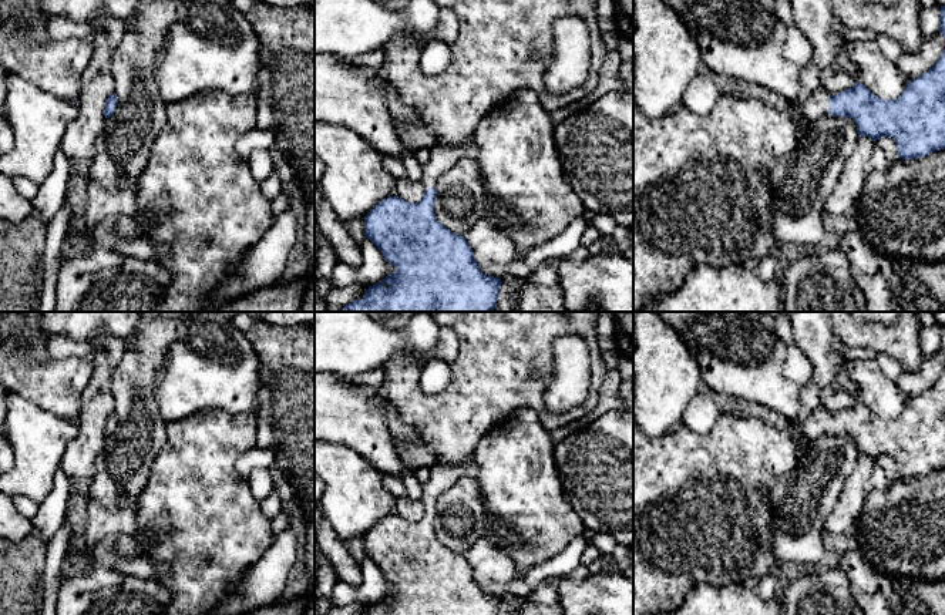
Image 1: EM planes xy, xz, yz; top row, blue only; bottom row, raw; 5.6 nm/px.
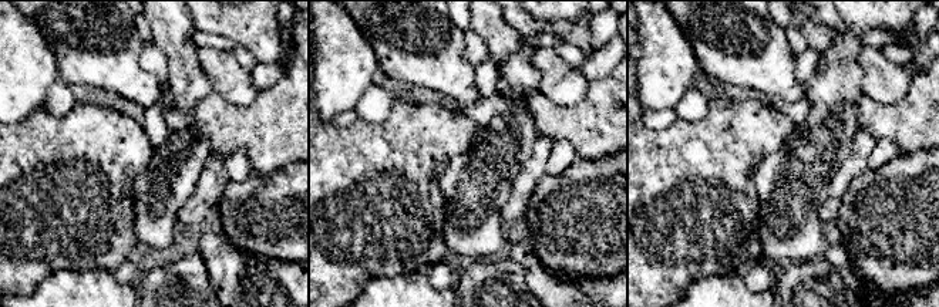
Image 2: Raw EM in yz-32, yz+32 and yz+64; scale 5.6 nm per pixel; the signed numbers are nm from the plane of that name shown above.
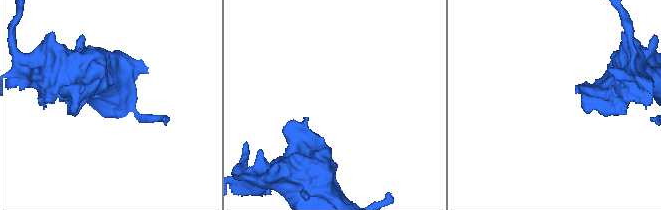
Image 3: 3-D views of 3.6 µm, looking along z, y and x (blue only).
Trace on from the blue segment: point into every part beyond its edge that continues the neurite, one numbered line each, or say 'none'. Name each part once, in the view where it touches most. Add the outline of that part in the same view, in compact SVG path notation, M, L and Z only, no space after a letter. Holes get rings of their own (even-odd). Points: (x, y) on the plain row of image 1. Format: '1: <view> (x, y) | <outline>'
1: yz (816, 423) | M821 407L810 411L800 423L800 429L808 440L815 440L821 434L828 433L828 427L828 414Z

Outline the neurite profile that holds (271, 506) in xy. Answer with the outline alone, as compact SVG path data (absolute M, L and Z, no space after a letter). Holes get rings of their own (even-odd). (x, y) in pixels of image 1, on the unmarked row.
M273 488L270 494L260 503L263 517L273 520L282 508L282 503L278 490Z

